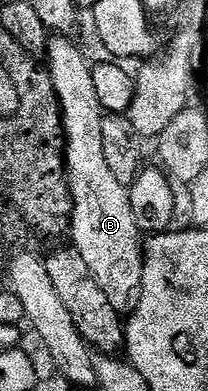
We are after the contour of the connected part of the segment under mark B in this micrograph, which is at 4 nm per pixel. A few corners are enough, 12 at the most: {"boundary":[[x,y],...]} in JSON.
{"boundary":[[50,37],[71,245],[116,310],[141,288],[143,231],[103,156],[93,66]]}

